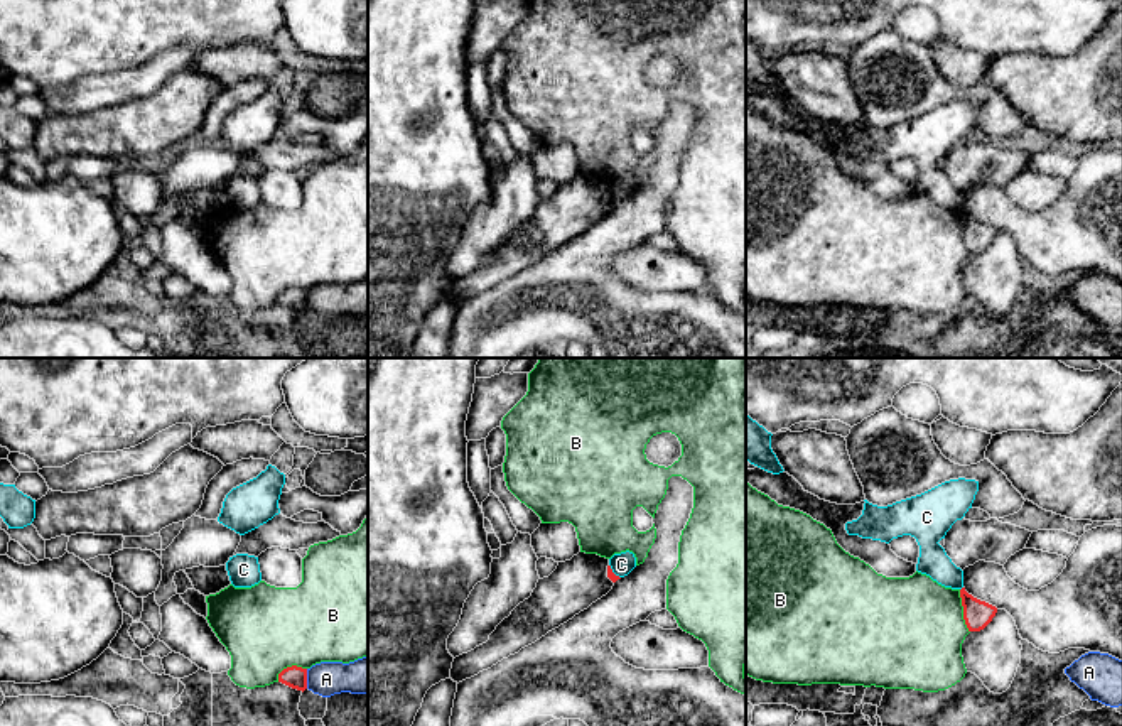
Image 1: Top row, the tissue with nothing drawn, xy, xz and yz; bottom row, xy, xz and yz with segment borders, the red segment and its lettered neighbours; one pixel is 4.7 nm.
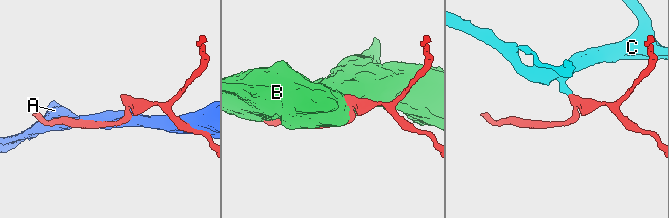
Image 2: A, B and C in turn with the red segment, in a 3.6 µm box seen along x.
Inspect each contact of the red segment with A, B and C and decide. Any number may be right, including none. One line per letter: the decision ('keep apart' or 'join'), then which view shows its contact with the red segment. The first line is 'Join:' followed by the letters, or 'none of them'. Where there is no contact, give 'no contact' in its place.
Join: none of them
A: keep apart | xy
B: keep apart | yz
C: keep apart | xz

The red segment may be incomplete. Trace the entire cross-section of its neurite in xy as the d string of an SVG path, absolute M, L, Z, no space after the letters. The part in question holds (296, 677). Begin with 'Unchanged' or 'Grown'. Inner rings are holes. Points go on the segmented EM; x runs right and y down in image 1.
Unchanged. M287 667L278 674L278 682L304 692L307 689L307 669Z

